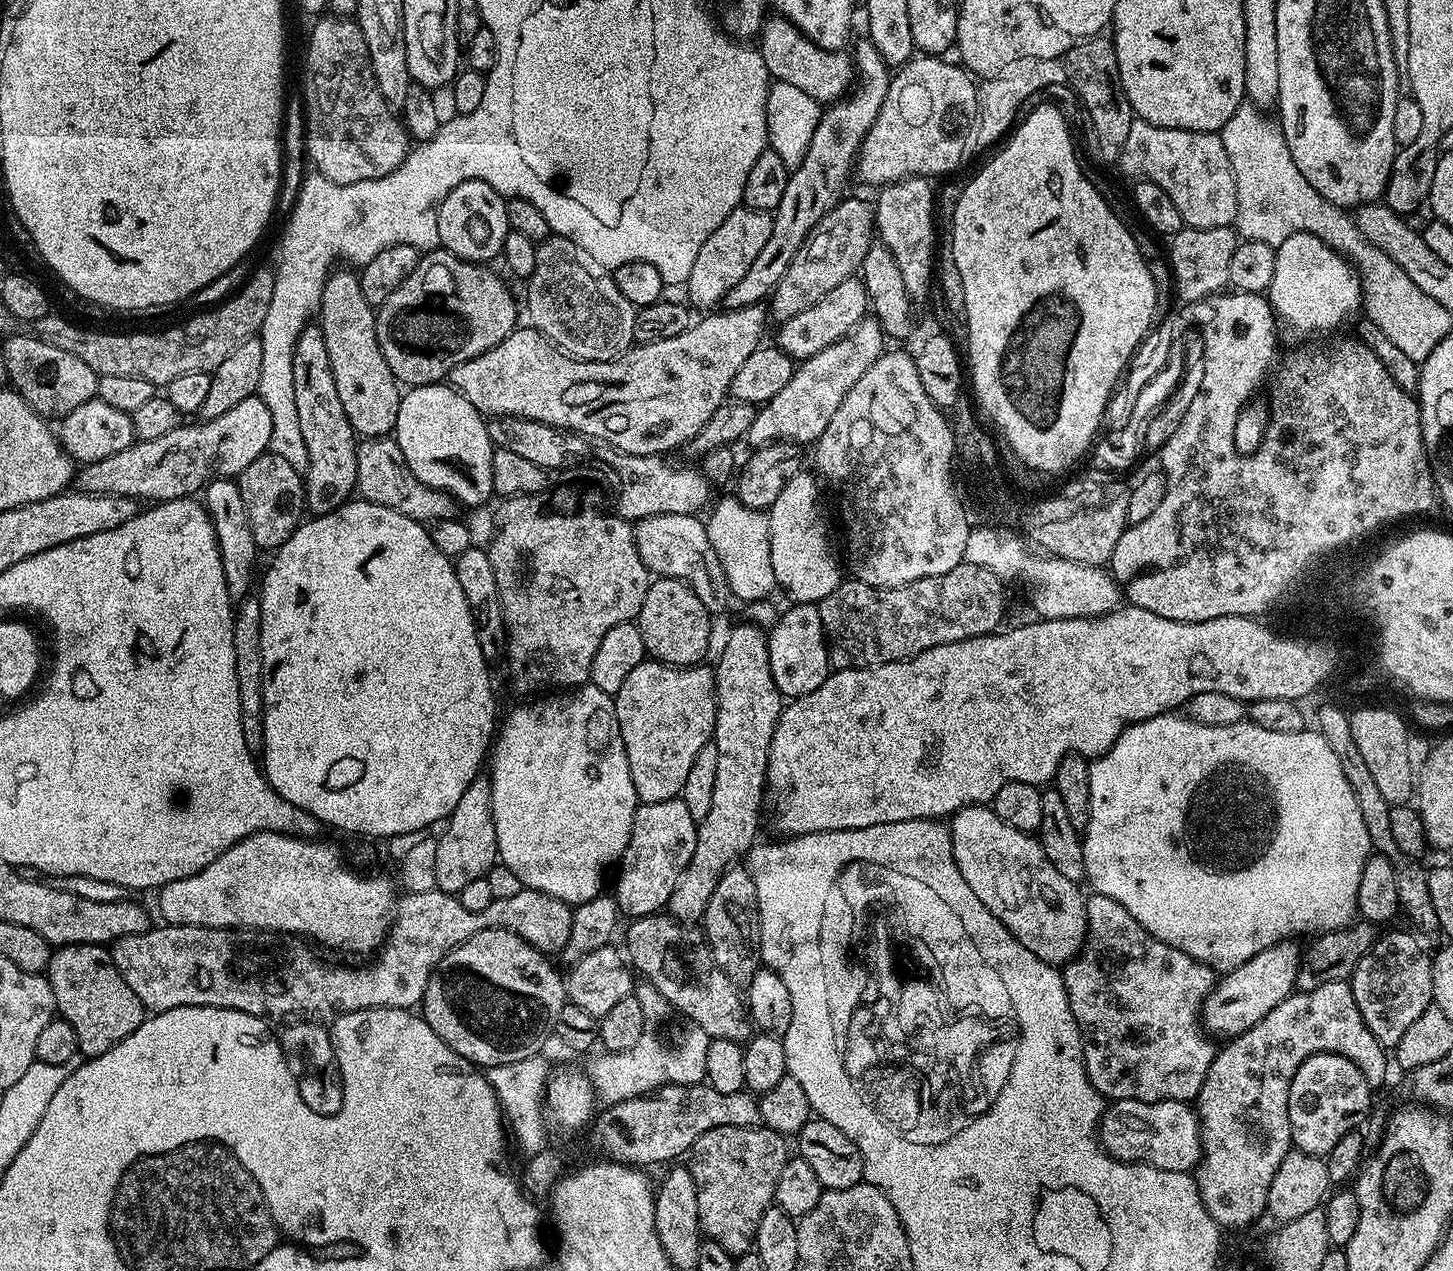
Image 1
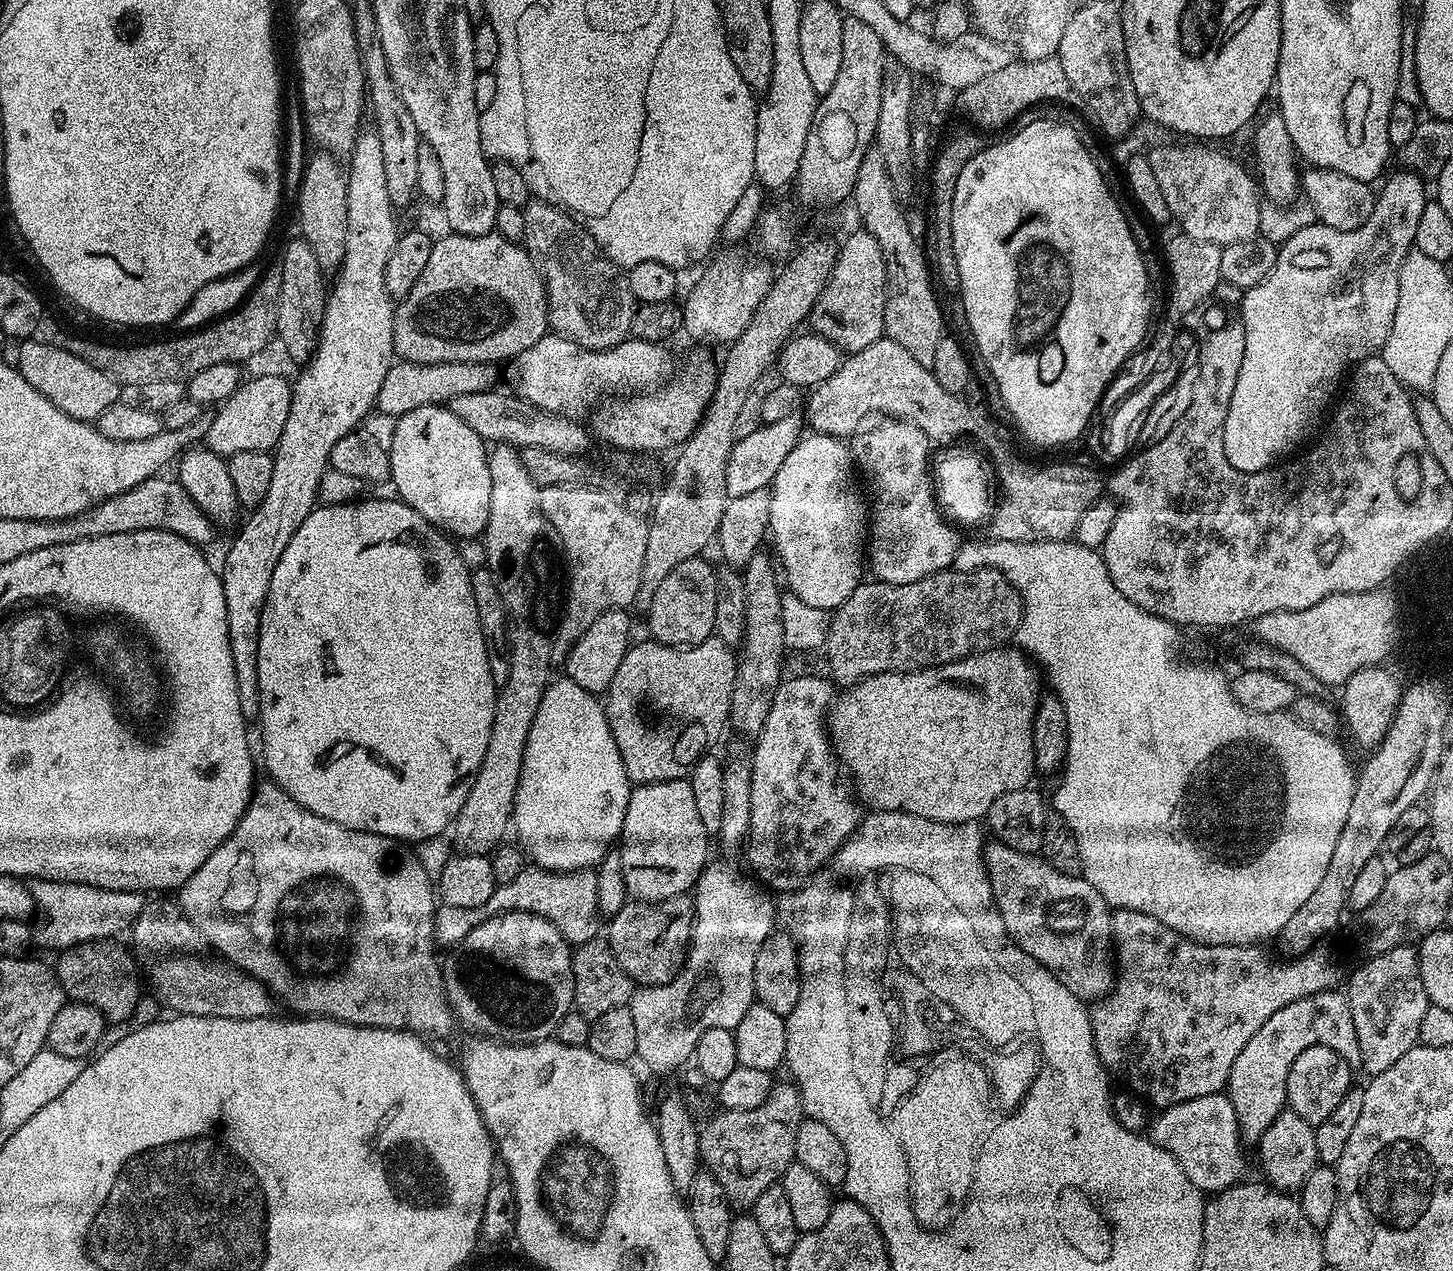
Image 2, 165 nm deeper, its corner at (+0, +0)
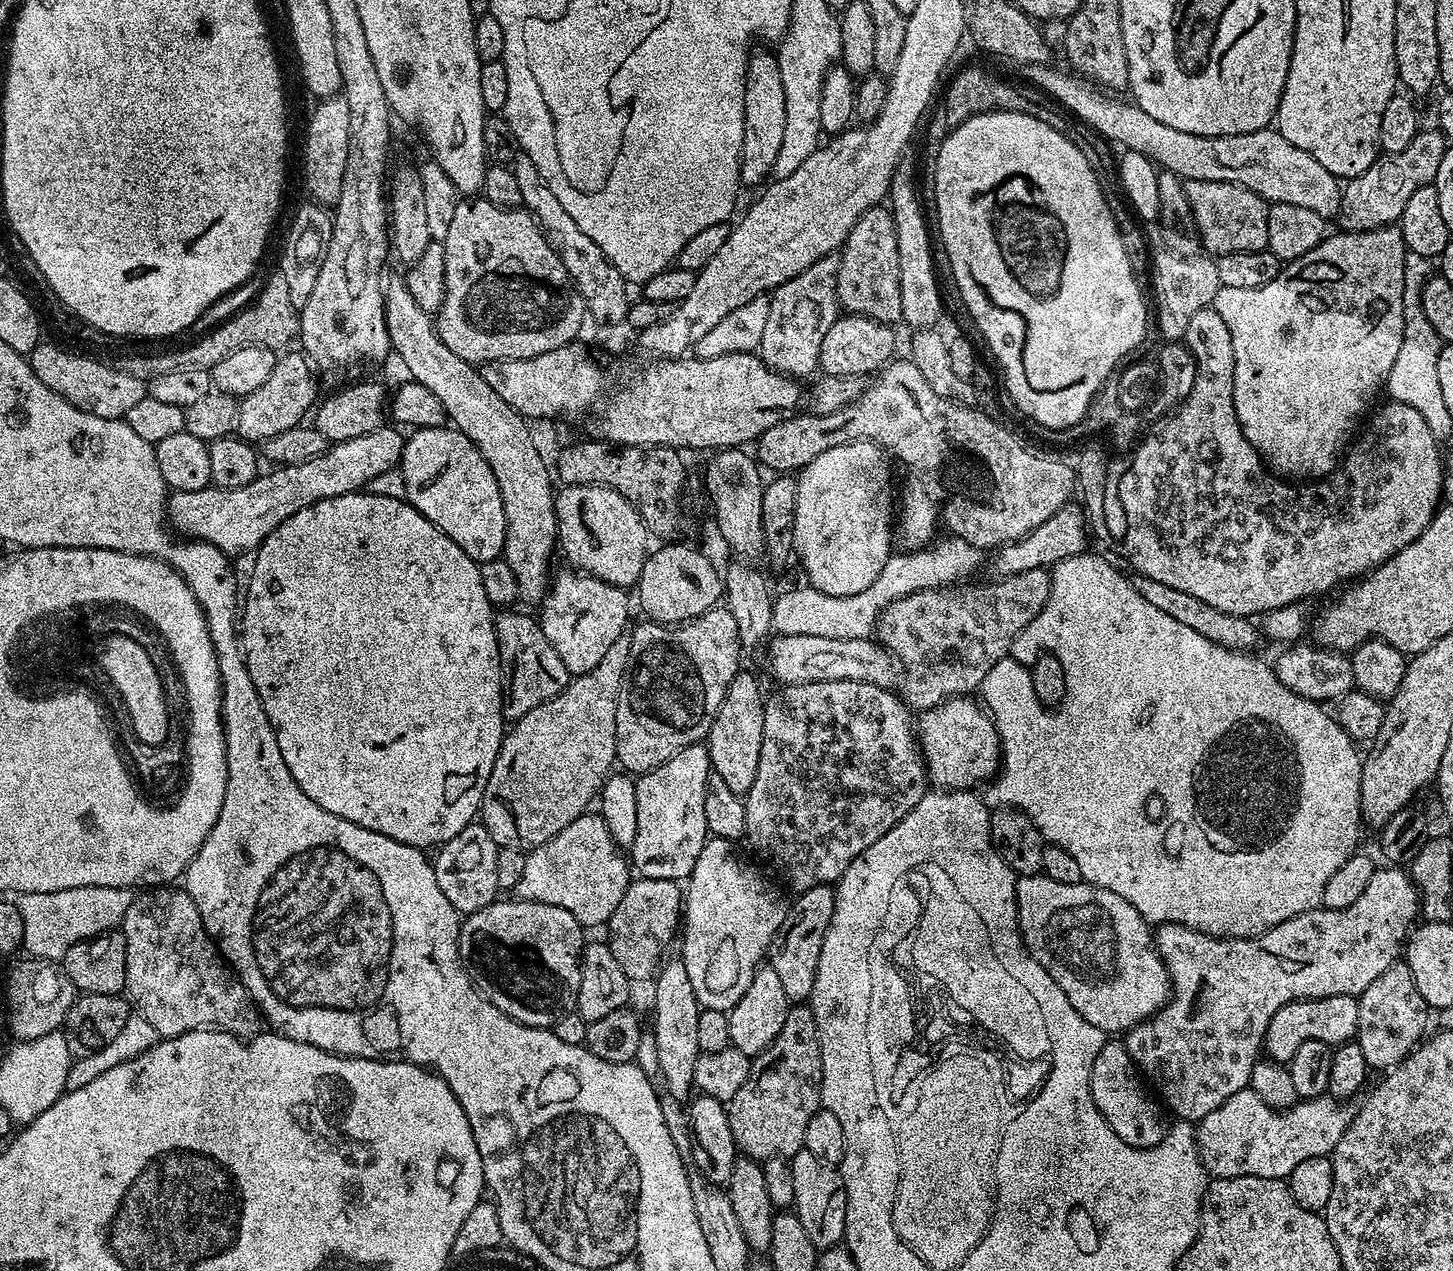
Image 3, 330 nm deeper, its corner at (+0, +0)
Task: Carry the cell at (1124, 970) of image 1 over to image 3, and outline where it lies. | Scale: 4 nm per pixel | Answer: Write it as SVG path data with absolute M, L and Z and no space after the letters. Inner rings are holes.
M1380 866L1377 867L1374 878L1370 878L1370 886L1366 886L1366 890L1358 898L1358 902L1346 906L1346 910L1330 910L1323 906L1317 906L1311 908L1308 912L1298 914L1294 918L1284 920L1278 926L1266 930L1260 936L1221 938L1207 936L1204 932L1187 928L1184 924L1159 925L1154 932L1154 943L1157 952L1164 960L1164 965L1168 968L1168 979L1172 982L1170 999L1150 1019L1128 1029L1122 1043L1126 1046L1130 1058L1134 1058L1137 1068L1147 1077L1151 1087L1158 1093L1159 1099L1166 1105L1167 1111L1171 1115L1173 1112L1173 1117L1181 1120L1198 1122L1202 1118L1206 1118L1206 1114L1210 1114L1210 1110L1218 1110L1218 1106L1222 1106L1222 1102L1226 1102L1226 1098L1230 1098L1230 1094L1238 1094L1238 1090L1251 1085L1252 1071L1261 1055L1264 1035L1270 1026L1270 1018L1274 1018L1274 1014L1278 1014L1278 1010L1282 1010L1282 1006L1286 1006L1295 1000L1313 1000L1314 998L1330 998L1331 996L1355 996L1359 998L1372 982L1377 981L1386 970L1390 970L1393 964L1401 959L1406 948L1406 941L1421 912L1420 891L1416 889L1416 884L1412 881L1411 875L1400 866Z

